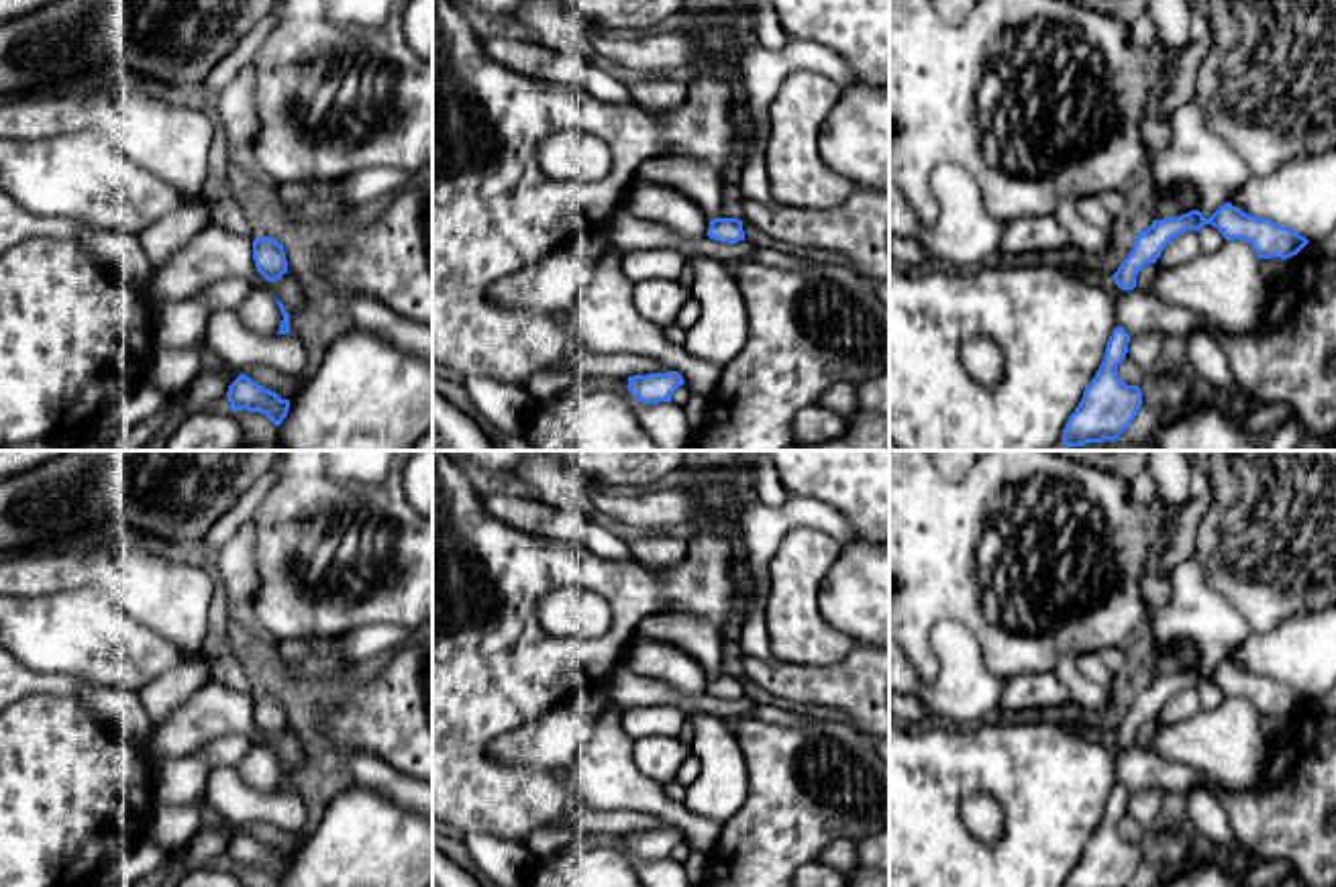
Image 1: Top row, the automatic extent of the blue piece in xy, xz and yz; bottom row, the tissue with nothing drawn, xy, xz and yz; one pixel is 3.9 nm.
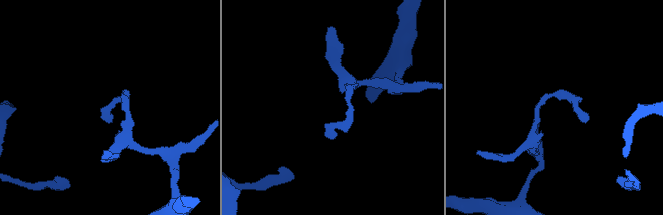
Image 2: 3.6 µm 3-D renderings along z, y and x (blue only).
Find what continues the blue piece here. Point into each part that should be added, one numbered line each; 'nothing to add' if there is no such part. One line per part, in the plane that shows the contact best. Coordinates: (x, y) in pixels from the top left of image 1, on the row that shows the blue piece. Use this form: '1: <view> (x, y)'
nothing to add

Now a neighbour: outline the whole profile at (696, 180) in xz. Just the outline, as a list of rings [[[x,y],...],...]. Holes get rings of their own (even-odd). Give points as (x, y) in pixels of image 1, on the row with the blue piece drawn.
[[[665,153],[647,159],[636,175],[681,192],[685,198],[702,206],[712,220],[728,194],[722,184],[722,173],[716,167],[681,153]]]

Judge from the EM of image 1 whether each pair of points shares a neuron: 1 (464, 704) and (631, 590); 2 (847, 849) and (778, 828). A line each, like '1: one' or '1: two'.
1: one
2: two

